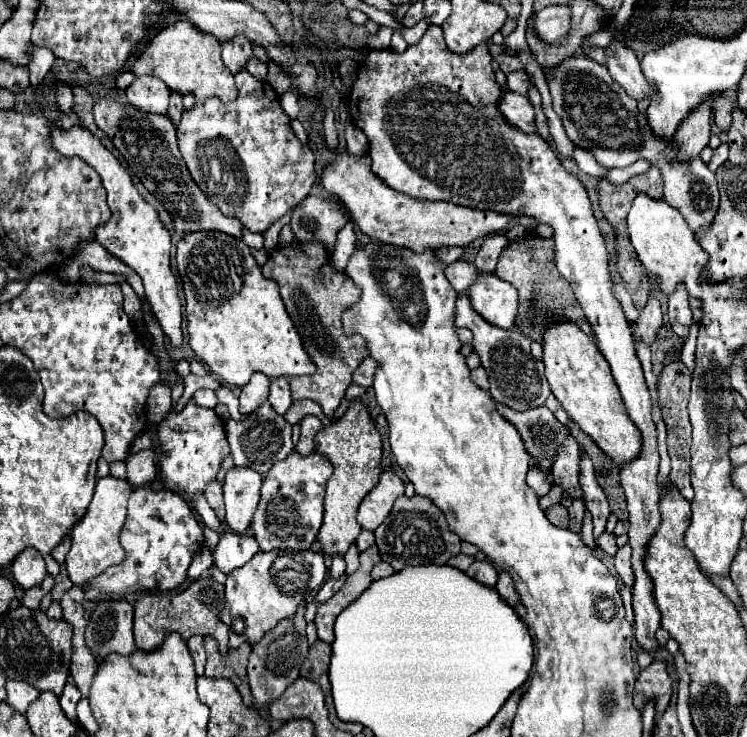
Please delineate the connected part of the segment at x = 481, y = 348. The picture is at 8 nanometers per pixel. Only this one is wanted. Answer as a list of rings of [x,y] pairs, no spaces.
[[[459,294],[457,298],[457,306],[455,306],[455,326],[465,326],[473,332],[473,352],[481,358],[481,366],[487,370],[489,374],[489,394],[499,402],[505,404],[513,410],[527,410],[527,408],[537,408],[543,406],[547,396],[549,396],[549,384],[545,380],[543,374],[543,362],[537,360],[531,354],[531,340],[523,334],[519,334],[519,330],[511,328],[511,330],[503,330],[503,328],[495,328],[493,324],[489,324],[487,320],[483,320],[469,302],[467,294]]]

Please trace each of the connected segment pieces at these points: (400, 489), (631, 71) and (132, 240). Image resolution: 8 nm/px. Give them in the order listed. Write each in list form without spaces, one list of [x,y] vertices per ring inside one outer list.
[[[387,470],[379,476],[377,486],[363,498],[359,512],[357,512],[357,522],[361,524],[361,528],[367,530],[375,530],[391,512],[393,502],[403,496],[405,492],[405,484],[401,482],[401,478]]]
[[[611,42],[607,46],[607,70],[611,72],[613,80],[619,82],[633,100],[651,100],[655,96],[655,90],[647,84],[647,78],[639,68],[635,52],[629,50],[625,44]]]
[[[51,124],[51,138],[53,146],[67,158],[83,158],[87,166],[91,166],[99,178],[103,188],[107,190],[107,206],[111,210],[111,218],[95,228],[95,240],[115,258],[131,266],[143,280],[145,296],[151,304],[151,312],[155,314],[161,330],[169,338],[171,346],[181,346],[183,334],[181,334],[181,300],[177,294],[177,282],[169,266],[169,254],[171,254],[171,236],[163,228],[157,212],[153,206],[149,206],[137,188],[131,182],[129,172],[119,164],[119,160],[95,138],[91,132],[83,126],[75,126],[71,130],[59,130]]]

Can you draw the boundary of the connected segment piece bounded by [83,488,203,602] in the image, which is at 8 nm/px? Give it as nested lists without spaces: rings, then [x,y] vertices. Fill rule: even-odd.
[[[137,488],[131,492],[129,506],[127,506],[127,520],[125,528],[121,534],[121,546],[125,548],[125,558],[111,570],[101,572],[95,576],[95,580],[89,580],[89,584],[83,586],[85,600],[89,602],[101,602],[109,600],[111,596],[121,596],[121,594],[135,594],[135,592],[149,592],[149,590],[173,590],[181,586],[187,578],[187,570],[191,566],[193,556],[199,552],[203,544],[203,528],[193,516],[193,510],[188,502],[181,496],[167,492],[167,490],[151,490],[151,488]]]

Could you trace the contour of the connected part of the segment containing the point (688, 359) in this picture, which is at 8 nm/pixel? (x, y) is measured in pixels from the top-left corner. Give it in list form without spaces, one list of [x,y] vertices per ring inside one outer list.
[[[693,322],[691,332],[689,332],[689,338],[687,338],[687,342],[683,344],[683,350],[681,350],[681,362],[683,362],[691,372],[695,370],[695,342],[697,342],[697,324]]]

